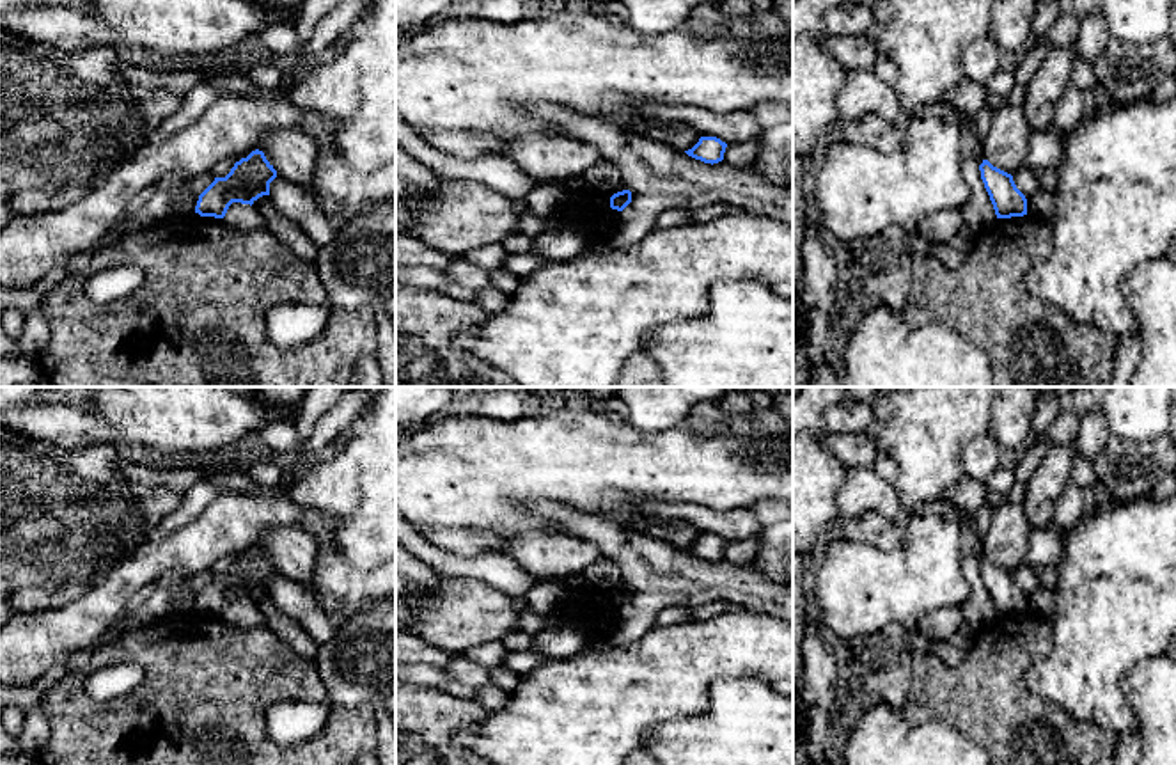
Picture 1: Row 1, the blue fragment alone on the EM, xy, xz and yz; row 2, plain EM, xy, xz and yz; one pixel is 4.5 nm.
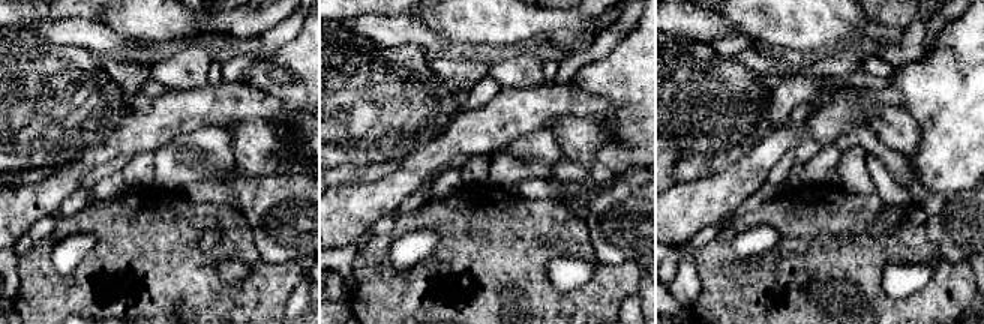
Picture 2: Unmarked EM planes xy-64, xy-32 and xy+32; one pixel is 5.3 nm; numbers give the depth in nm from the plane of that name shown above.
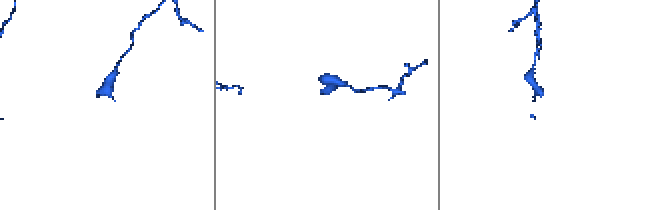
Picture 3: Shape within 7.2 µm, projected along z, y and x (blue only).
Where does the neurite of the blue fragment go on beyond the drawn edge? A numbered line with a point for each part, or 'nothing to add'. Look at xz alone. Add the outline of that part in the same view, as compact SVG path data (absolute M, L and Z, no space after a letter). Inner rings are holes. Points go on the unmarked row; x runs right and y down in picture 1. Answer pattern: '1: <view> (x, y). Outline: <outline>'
nothing to add

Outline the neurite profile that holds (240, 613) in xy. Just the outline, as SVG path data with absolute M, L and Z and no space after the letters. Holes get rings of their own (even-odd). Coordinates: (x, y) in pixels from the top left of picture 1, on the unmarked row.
M232 600L223 614L223 618L234 625L250 628L250 627L266 627L266 619L261 611L250 603L241 600Z

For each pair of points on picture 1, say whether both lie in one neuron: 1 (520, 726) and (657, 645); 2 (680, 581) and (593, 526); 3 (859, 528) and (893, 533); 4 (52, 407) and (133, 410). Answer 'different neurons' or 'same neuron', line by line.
1: same neuron
2: same neuron
3: same neuron
4: different neurons

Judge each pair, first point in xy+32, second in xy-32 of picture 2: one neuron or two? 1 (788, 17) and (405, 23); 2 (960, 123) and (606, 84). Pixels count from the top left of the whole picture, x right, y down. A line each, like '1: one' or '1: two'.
1: two
2: one

